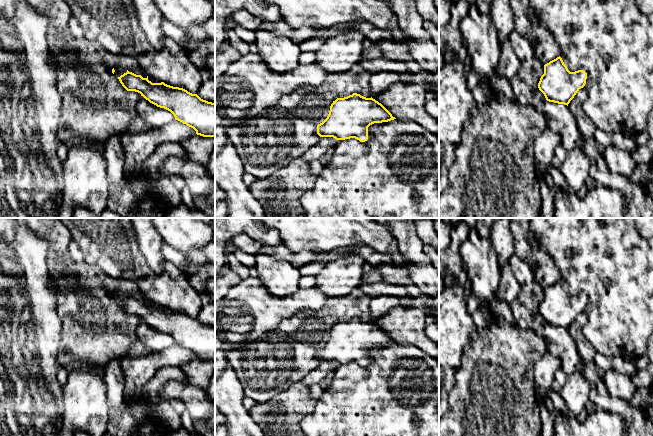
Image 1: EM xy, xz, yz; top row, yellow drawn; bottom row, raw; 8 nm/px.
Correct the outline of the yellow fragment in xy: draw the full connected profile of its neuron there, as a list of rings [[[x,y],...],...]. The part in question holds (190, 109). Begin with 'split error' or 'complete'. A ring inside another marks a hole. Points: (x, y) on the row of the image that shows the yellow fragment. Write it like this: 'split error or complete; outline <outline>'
complete; outline [[[128,70],[118,79],[127,91],[138,92],[150,103],[170,111],[175,120],[193,128],[197,135],[215,137],[215,103],[183,88],[152,83],[148,76],[143,78]]]

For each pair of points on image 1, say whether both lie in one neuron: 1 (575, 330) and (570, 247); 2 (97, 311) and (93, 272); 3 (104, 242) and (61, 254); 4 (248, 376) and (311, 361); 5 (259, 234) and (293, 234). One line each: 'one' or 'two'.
1: two
2: one
3: two
4: one
5: two

